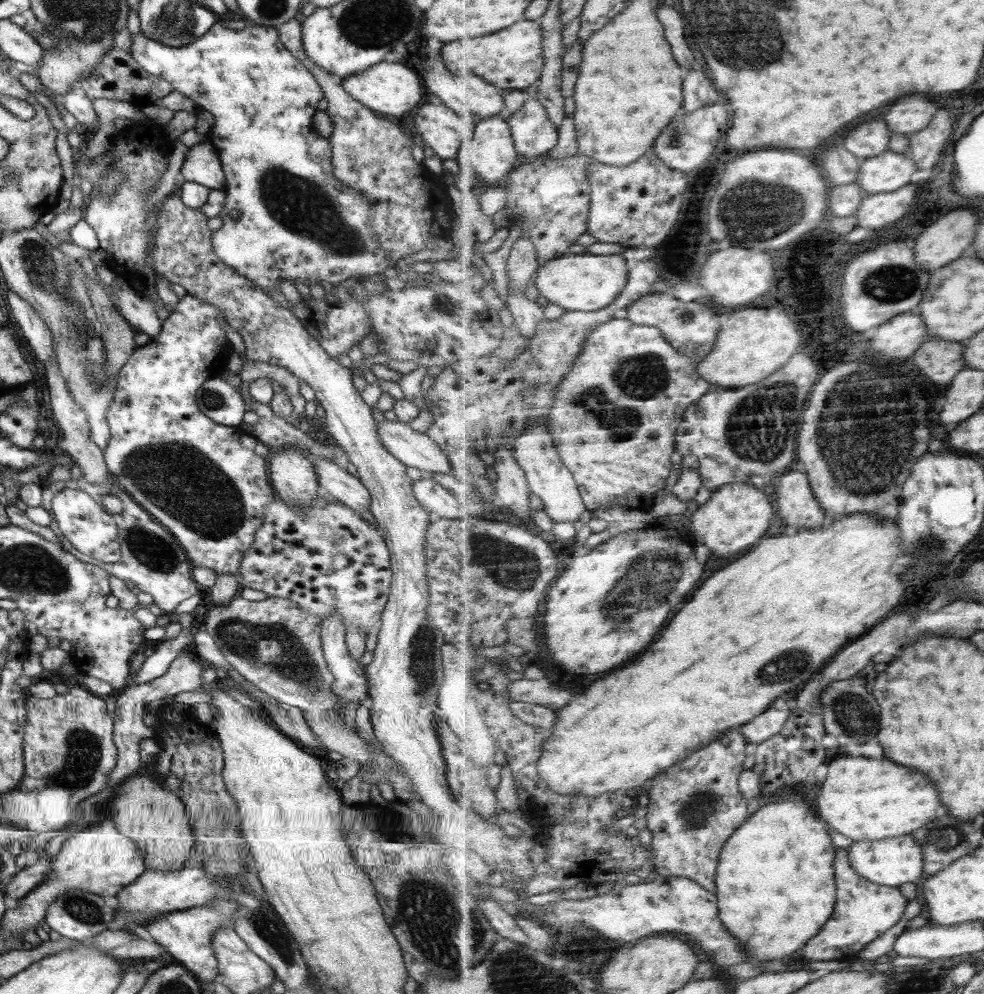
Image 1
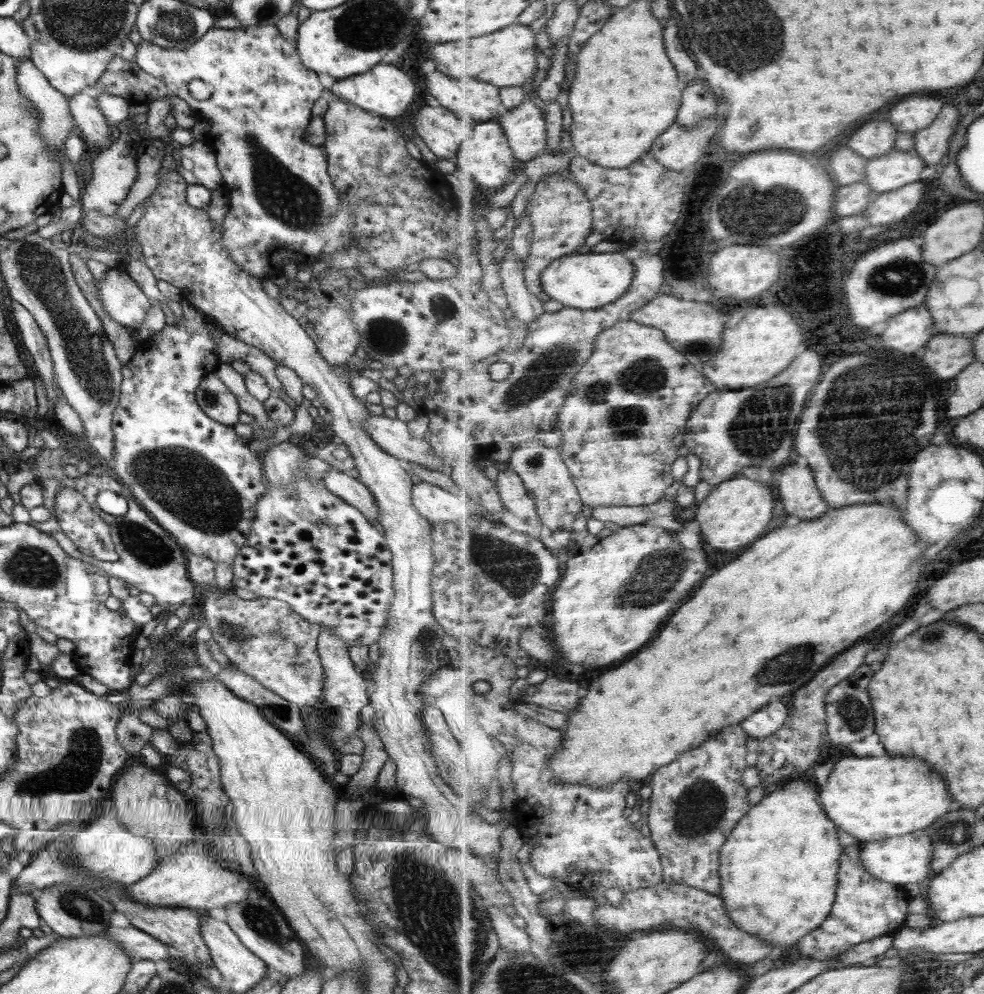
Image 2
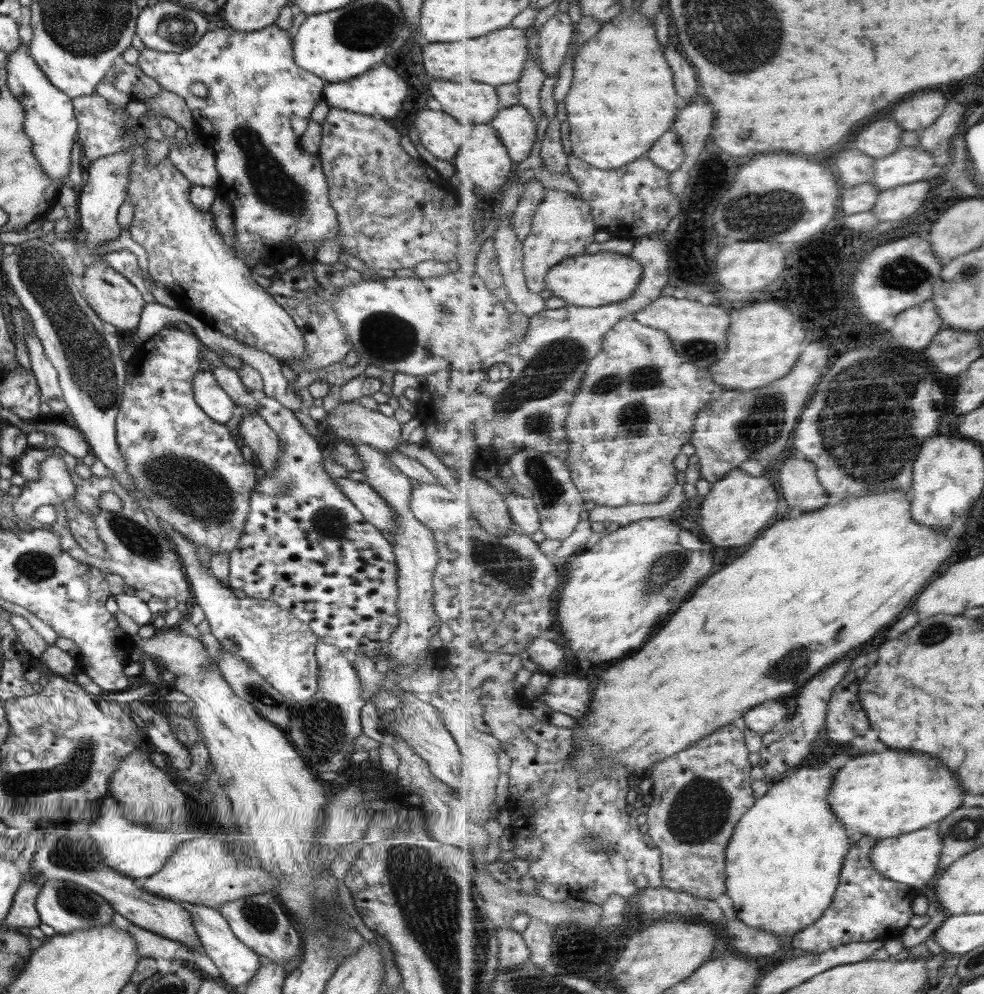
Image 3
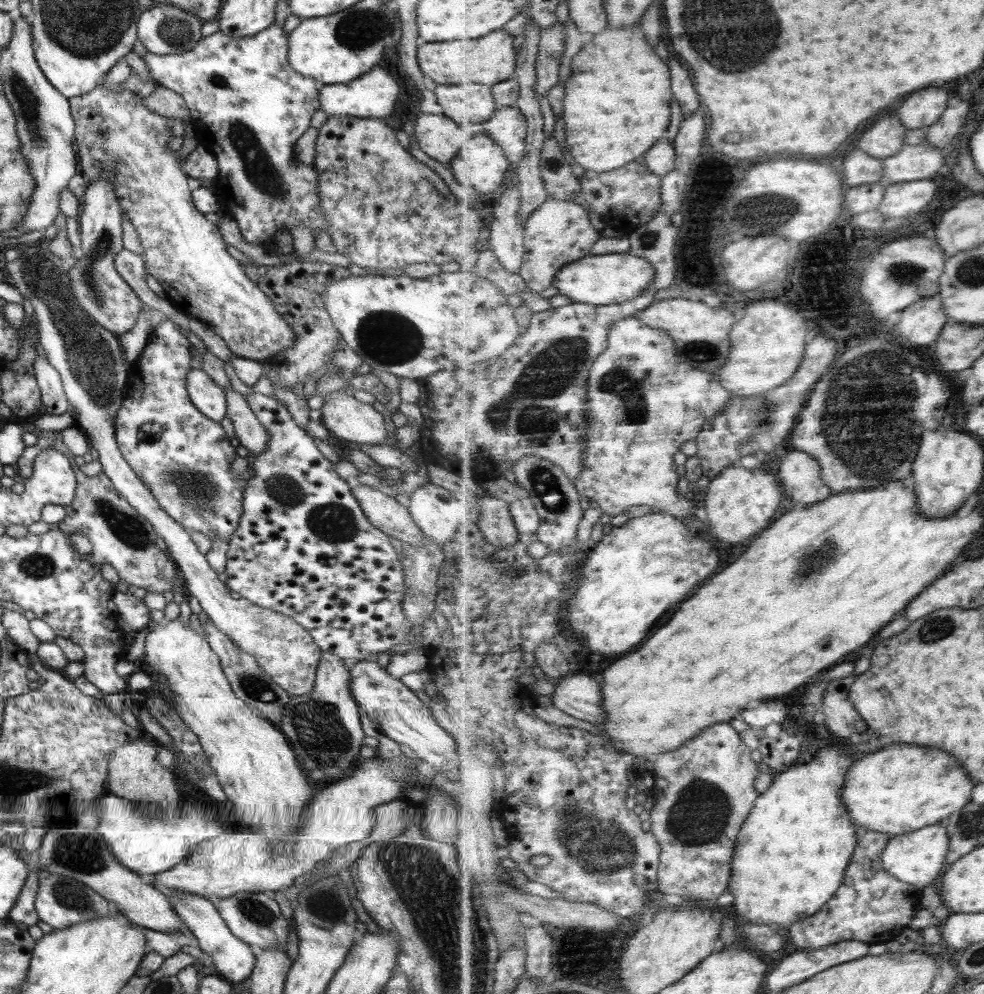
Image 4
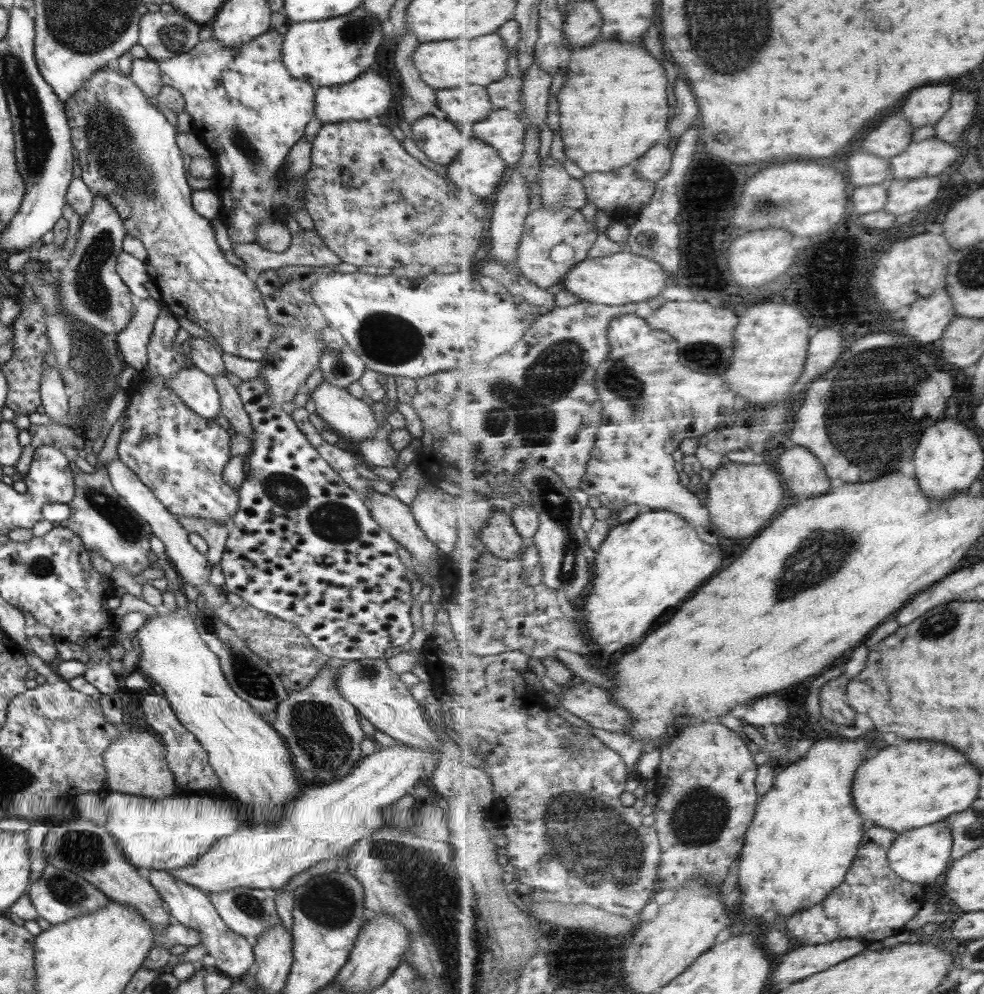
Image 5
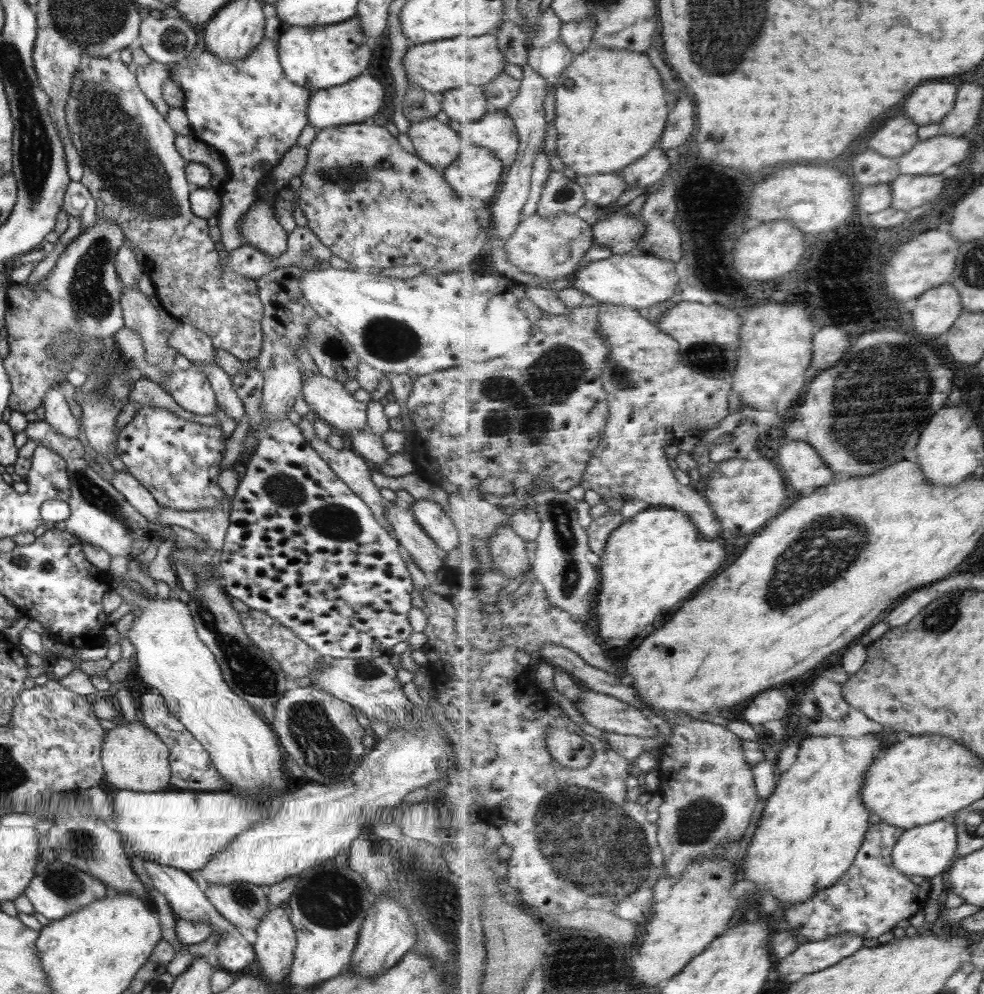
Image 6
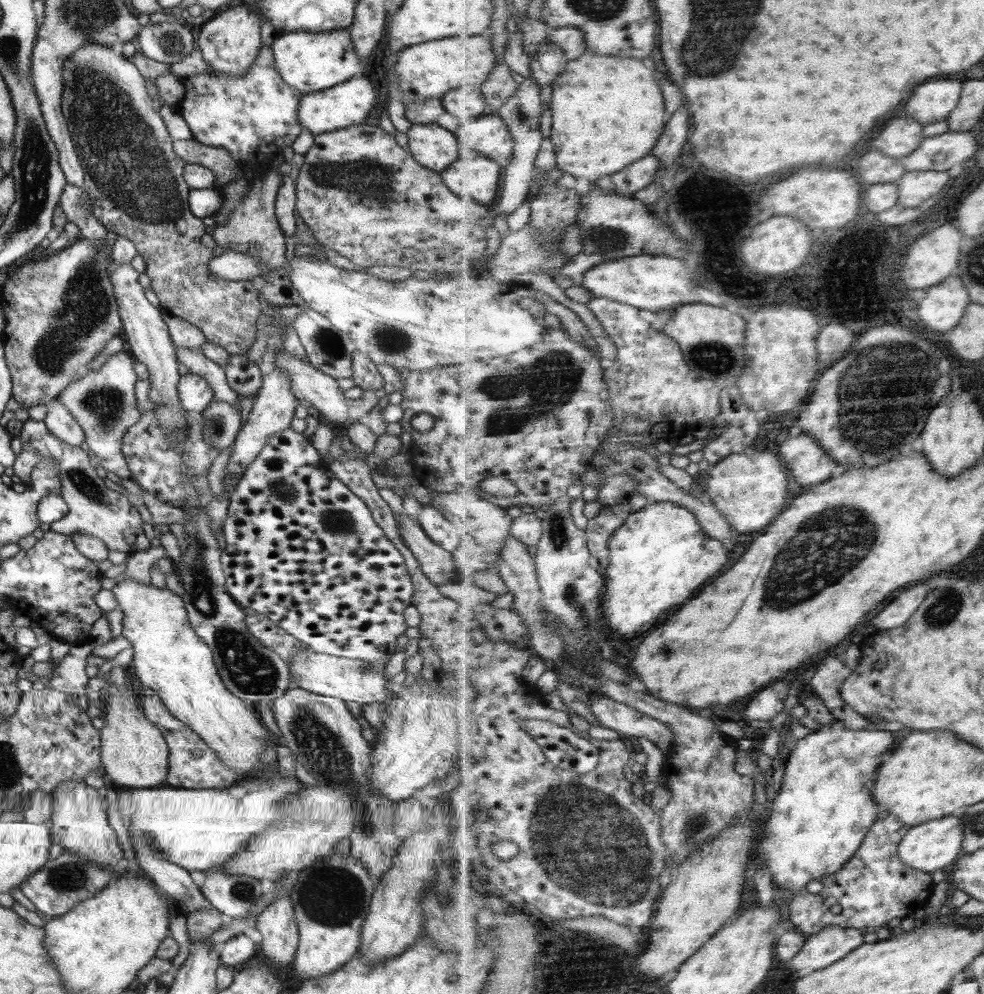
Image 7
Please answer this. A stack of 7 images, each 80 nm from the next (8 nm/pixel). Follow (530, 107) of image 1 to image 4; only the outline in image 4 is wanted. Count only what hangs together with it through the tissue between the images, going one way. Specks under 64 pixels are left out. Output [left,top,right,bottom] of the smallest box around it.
[479,106,530,165]

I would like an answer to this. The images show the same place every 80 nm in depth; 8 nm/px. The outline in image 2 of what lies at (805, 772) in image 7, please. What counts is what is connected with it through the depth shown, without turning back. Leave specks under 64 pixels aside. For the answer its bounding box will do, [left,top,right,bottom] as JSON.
[720,775,845,950]

